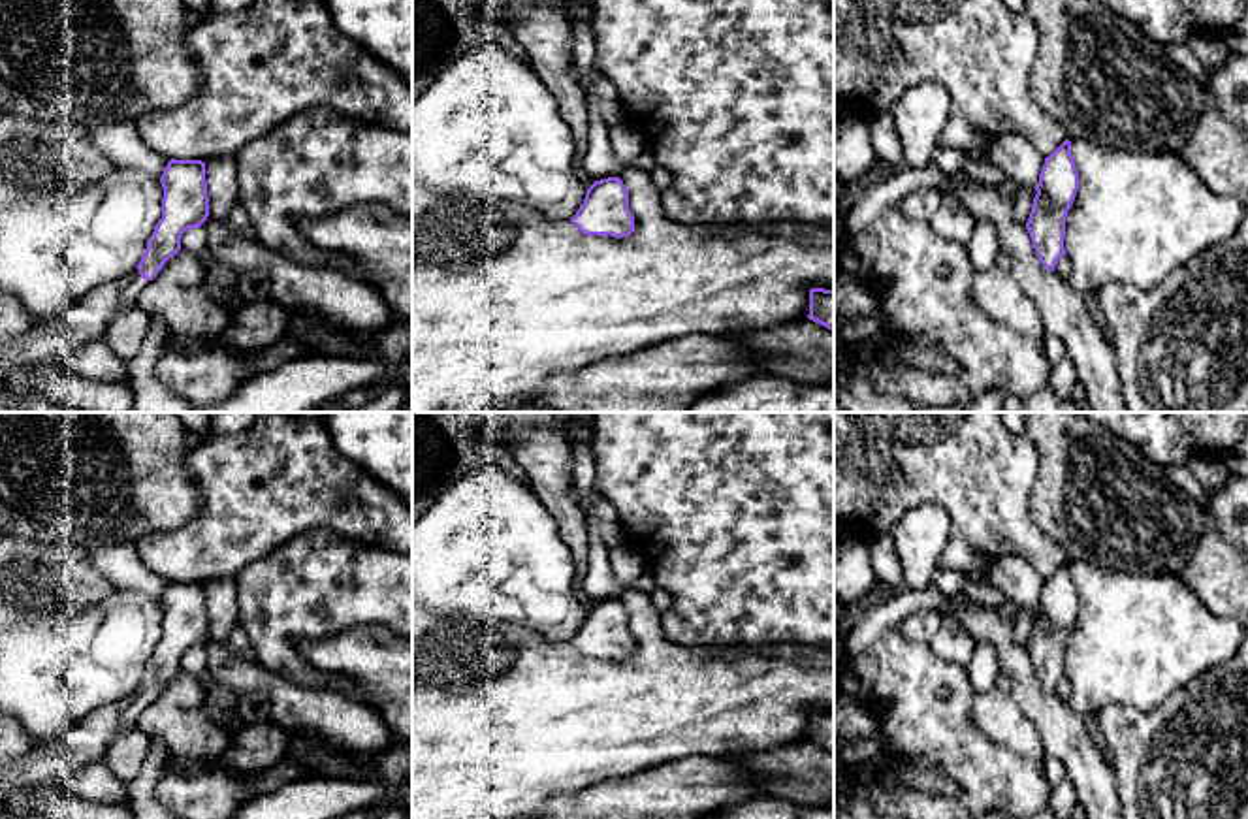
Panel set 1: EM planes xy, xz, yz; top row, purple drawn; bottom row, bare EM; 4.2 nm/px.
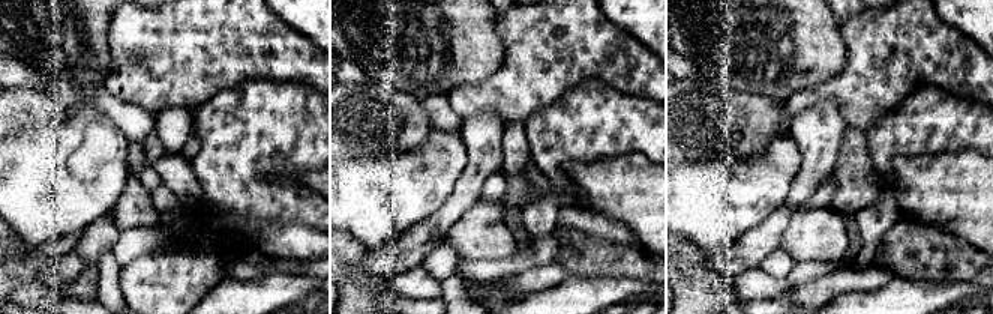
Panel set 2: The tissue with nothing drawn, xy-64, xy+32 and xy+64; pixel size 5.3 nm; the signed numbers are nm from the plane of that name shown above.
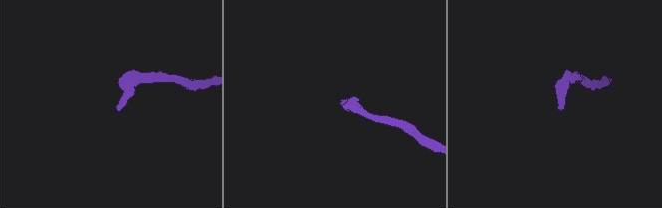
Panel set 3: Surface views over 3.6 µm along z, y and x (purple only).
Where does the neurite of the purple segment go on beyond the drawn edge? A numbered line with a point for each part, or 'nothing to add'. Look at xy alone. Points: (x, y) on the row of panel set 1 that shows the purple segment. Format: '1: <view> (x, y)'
1: xy (85, 321)

